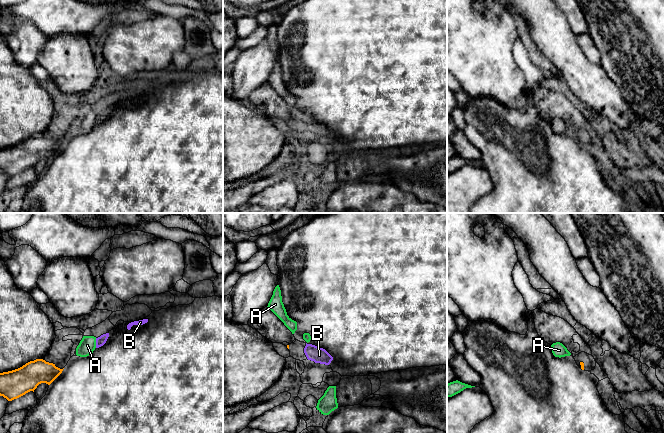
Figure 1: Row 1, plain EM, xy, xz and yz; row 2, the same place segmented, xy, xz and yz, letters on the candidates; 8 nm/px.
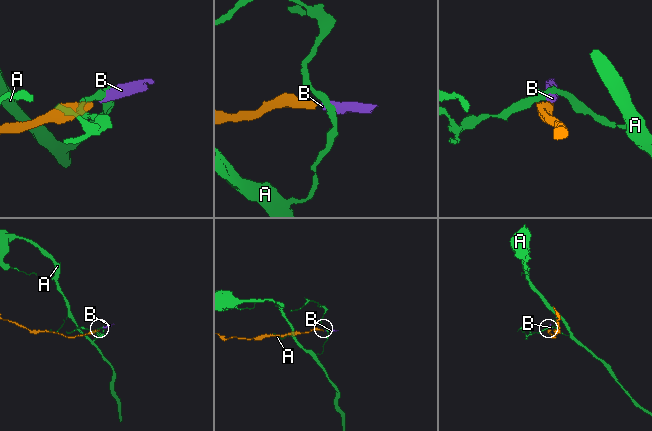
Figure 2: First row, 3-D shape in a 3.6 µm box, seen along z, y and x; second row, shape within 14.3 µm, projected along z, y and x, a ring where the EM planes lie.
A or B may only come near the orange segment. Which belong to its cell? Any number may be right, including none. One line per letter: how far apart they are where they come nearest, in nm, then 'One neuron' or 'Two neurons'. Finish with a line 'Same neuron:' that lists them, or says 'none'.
A: Distance 100 nm. Two neurons
B: Distance 320 nm. One neuron
Same neuron: B

